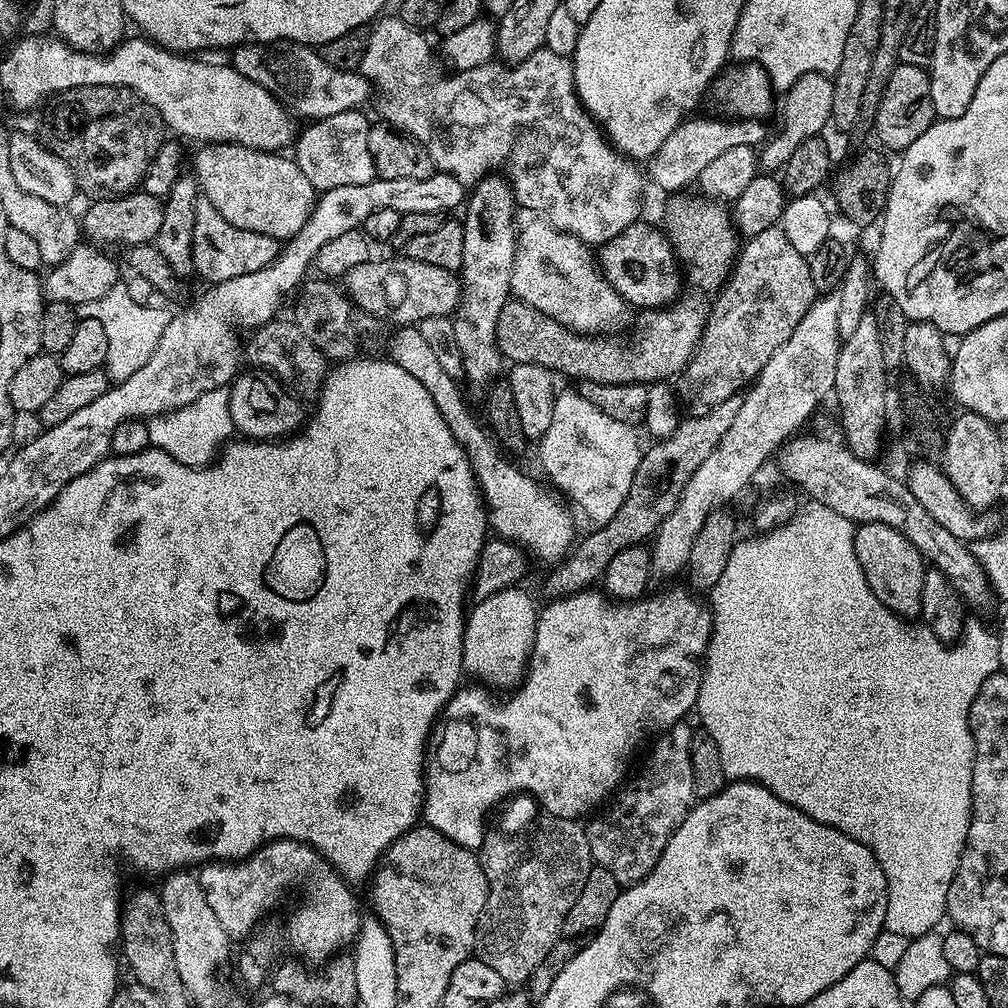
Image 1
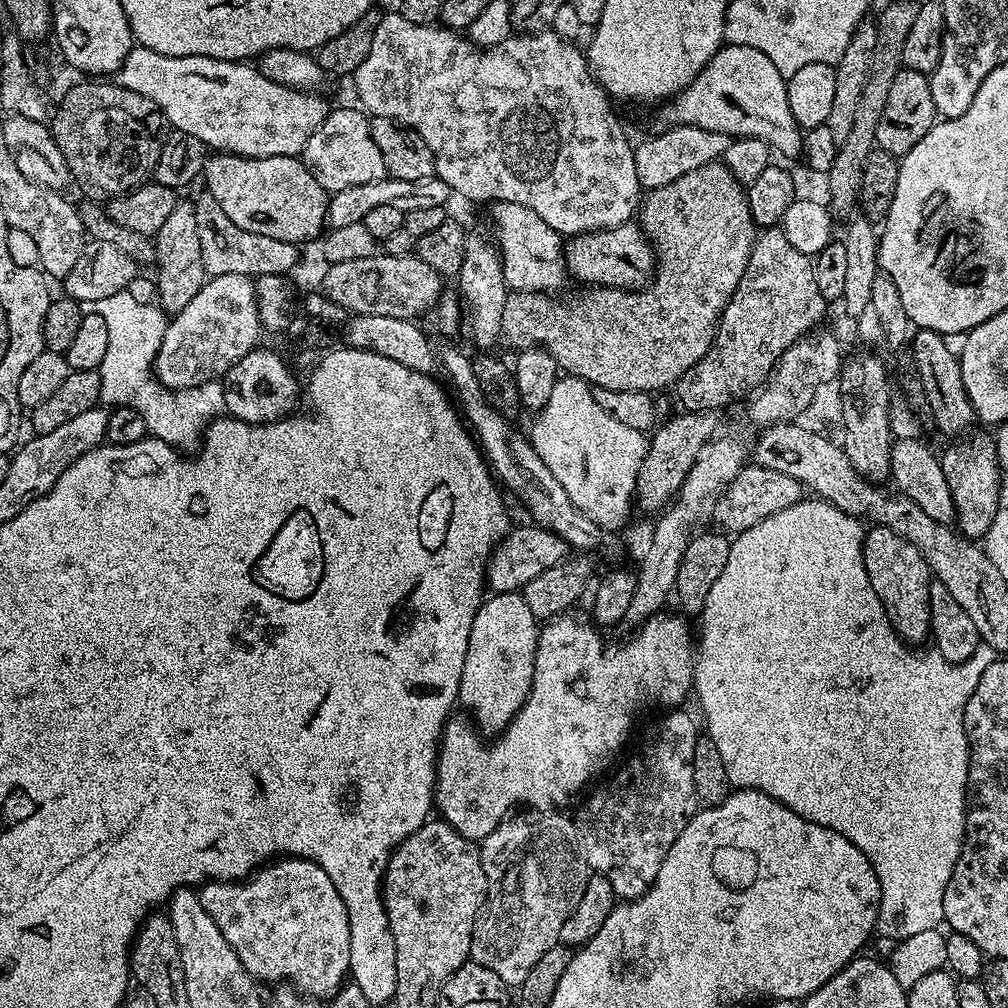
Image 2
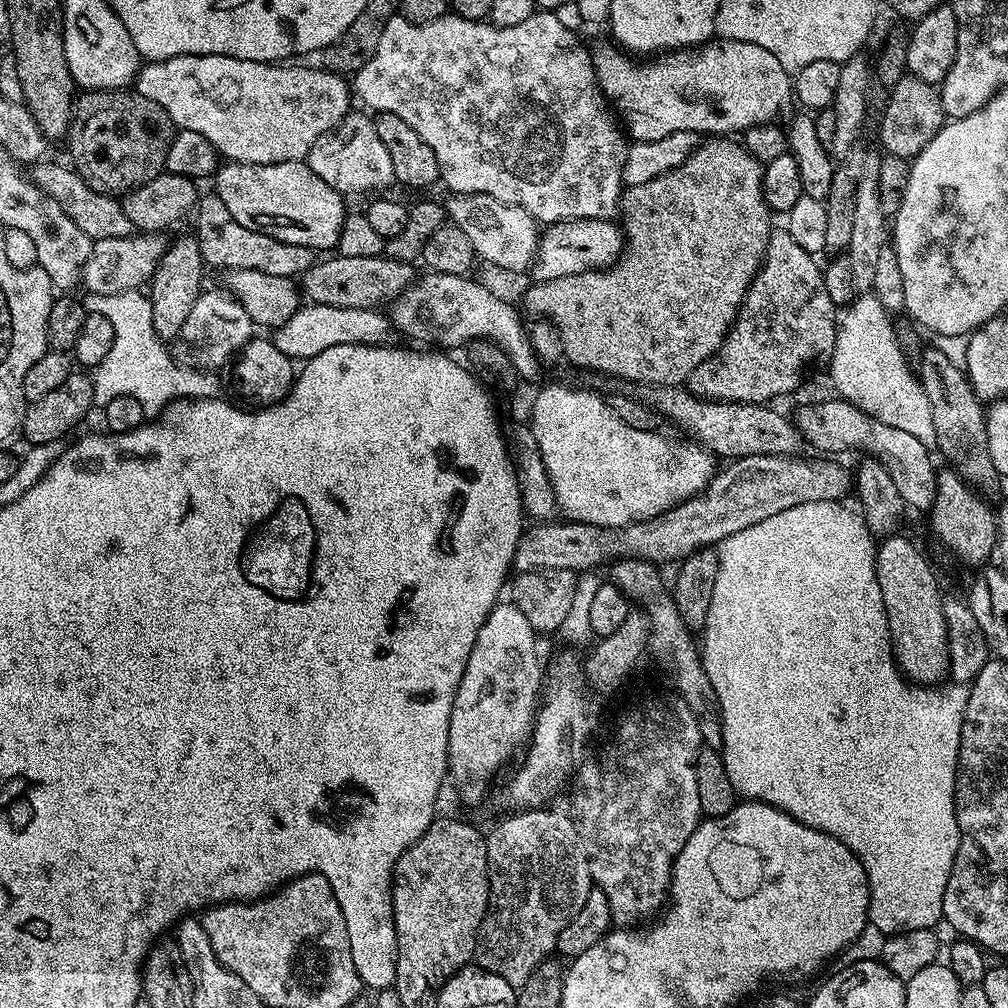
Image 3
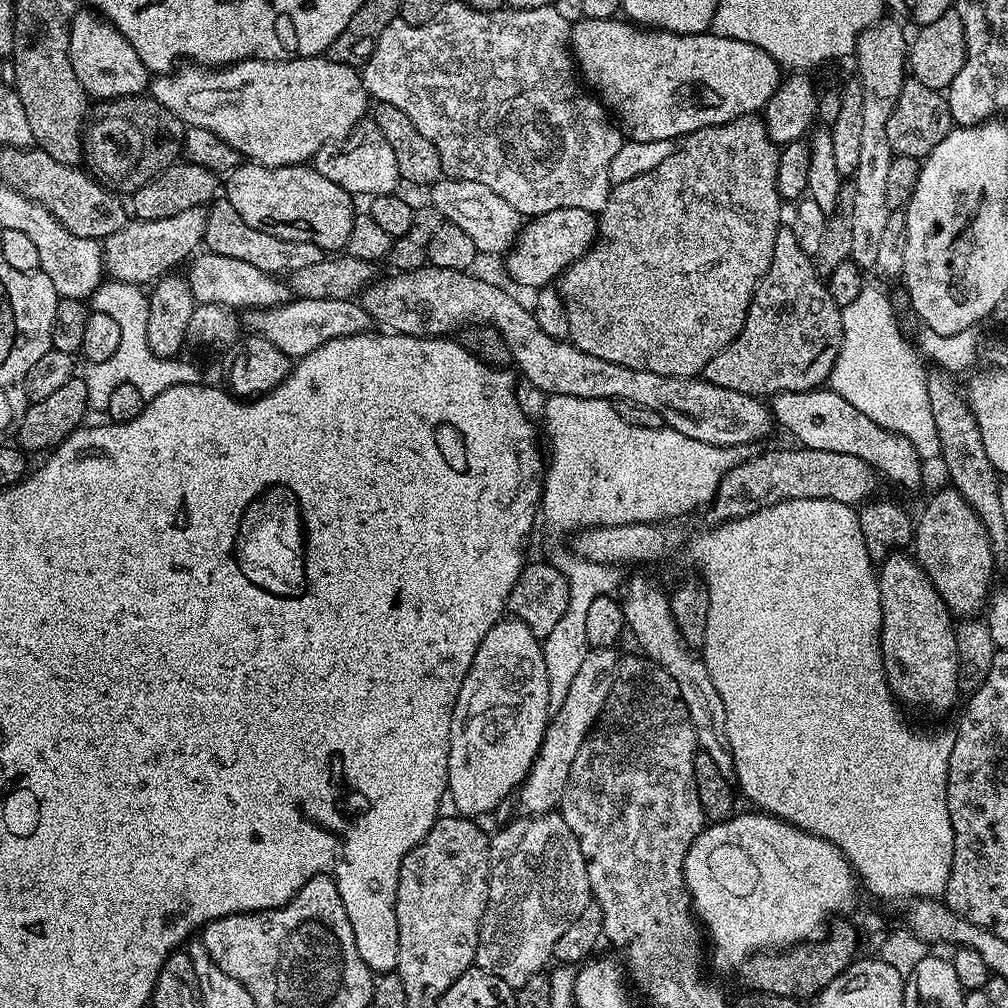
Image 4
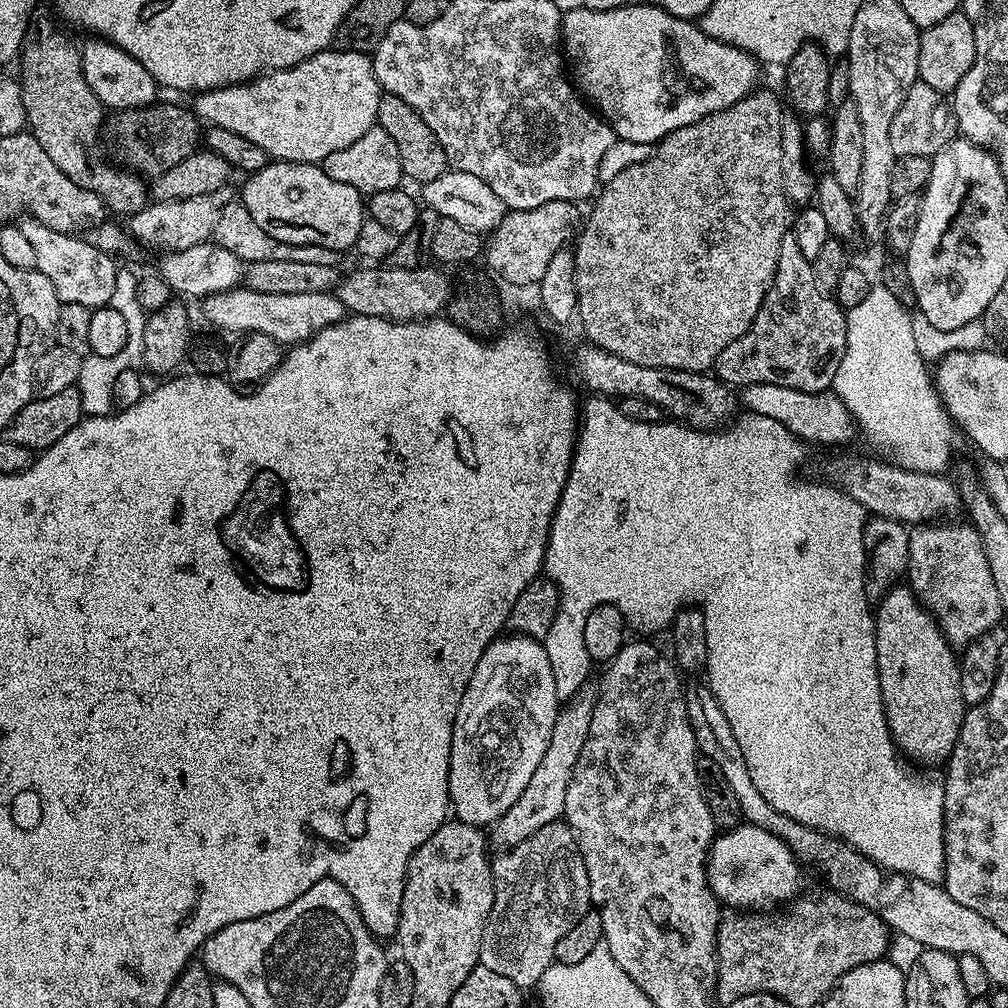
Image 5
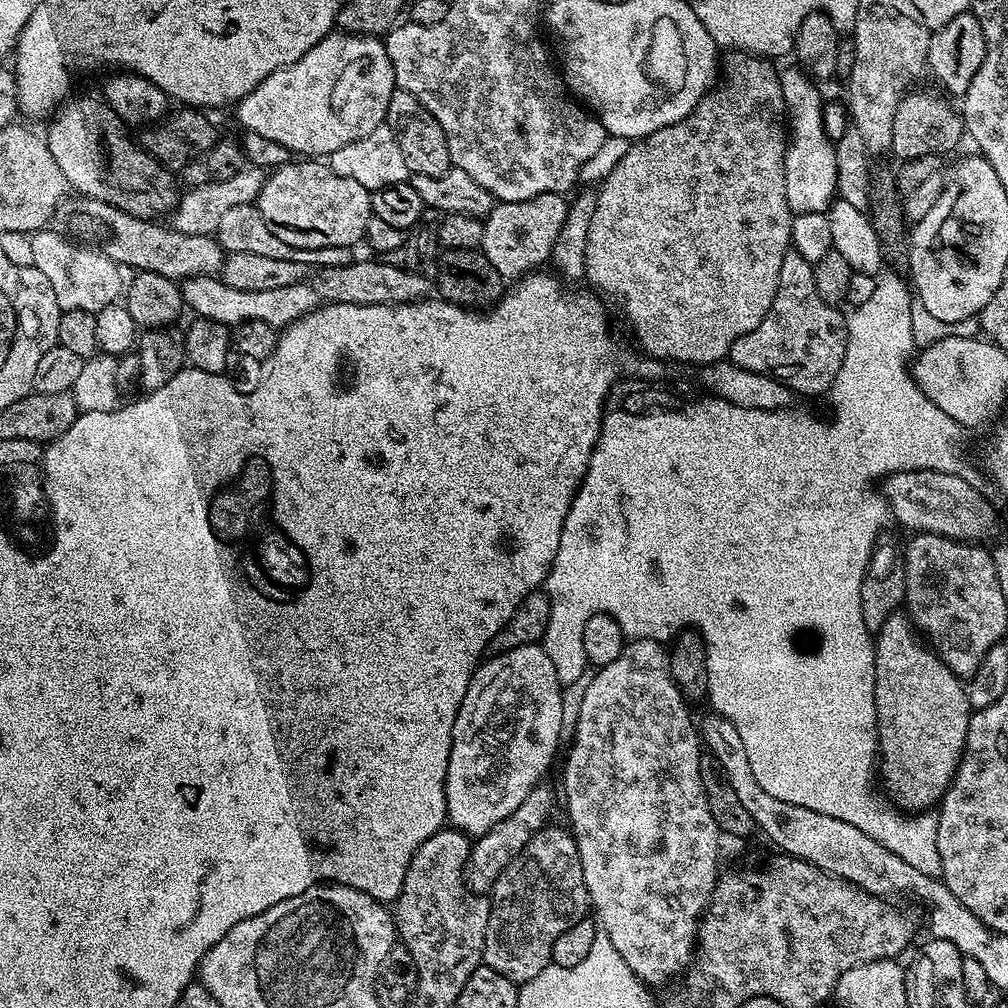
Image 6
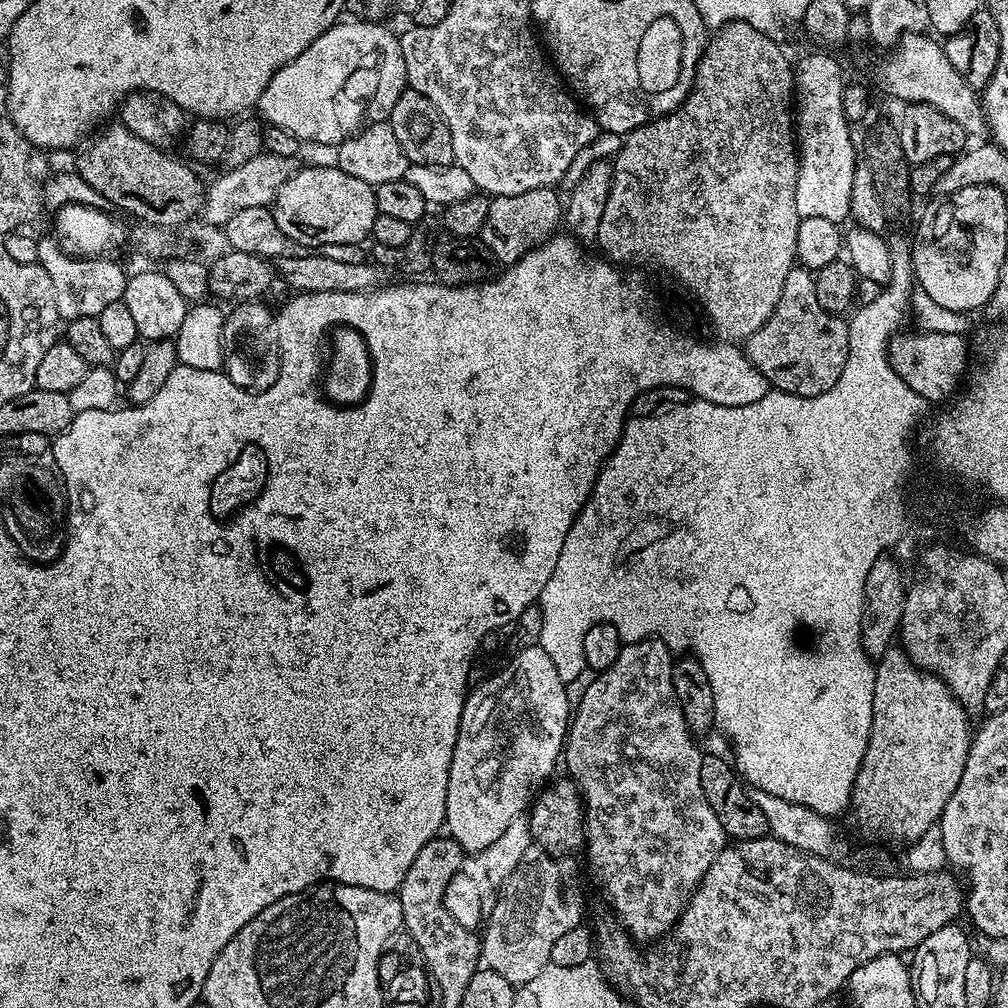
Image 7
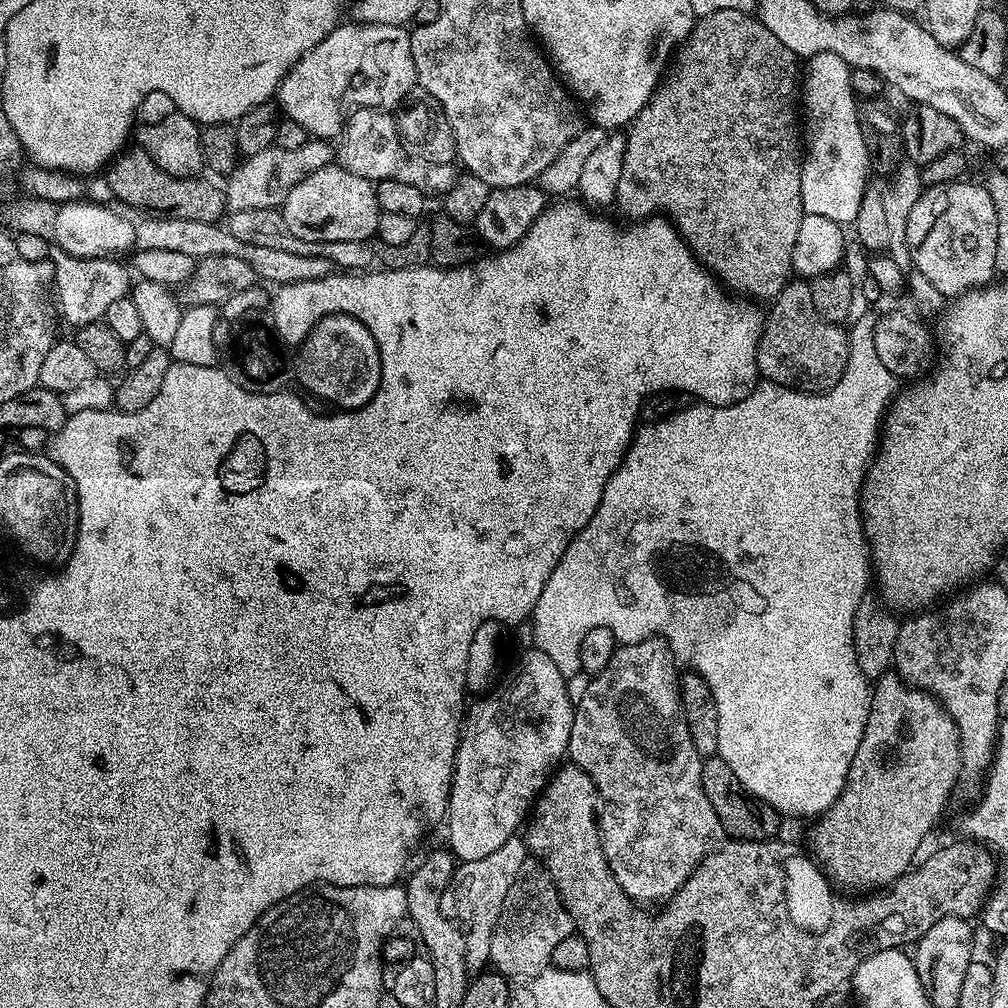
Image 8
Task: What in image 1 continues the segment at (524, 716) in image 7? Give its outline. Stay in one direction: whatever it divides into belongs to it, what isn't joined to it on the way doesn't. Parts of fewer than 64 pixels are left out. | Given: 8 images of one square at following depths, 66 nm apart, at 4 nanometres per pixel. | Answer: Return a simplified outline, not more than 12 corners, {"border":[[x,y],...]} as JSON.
{"border":[[513,586],[466,616],[465,673],[515,689],[532,657],[538,604]]}

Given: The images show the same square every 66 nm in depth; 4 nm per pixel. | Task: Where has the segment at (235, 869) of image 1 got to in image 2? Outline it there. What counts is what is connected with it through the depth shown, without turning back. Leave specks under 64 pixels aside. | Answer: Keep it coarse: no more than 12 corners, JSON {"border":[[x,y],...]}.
{"border":[[280,858],[202,906],[253,980],[319,1000],[350,973],[330,874]]}

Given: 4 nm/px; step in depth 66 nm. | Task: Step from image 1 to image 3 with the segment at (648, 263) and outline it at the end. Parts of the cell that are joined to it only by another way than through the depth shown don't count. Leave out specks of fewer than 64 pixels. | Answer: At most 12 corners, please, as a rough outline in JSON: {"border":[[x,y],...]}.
{"border":[[560,220],[541,231],[539,282],[610,268],[625,247],[612,220]]}

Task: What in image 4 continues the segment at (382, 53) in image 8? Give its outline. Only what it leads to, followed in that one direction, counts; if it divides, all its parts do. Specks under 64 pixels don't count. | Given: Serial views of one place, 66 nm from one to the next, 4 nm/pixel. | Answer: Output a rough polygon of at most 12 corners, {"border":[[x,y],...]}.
{"border":[[189,63],[150,95],[267,168],[349,136],[353,65]]}

